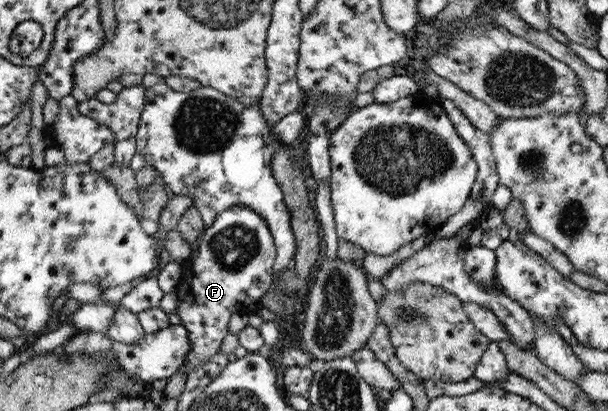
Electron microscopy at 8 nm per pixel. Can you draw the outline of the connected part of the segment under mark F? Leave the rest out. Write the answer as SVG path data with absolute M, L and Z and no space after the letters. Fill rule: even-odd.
M235 204L219 212L209 228L205 228L197 250L188 260L191 273L183 279L177 290L177 308L181 326L187 330L191 350L185 354L185 364L179 371L197 367L209 361L220 350L223 337L227 335L231 314L255 313L259 300L273 285L273 259L275 245L265 221L253 209Z

